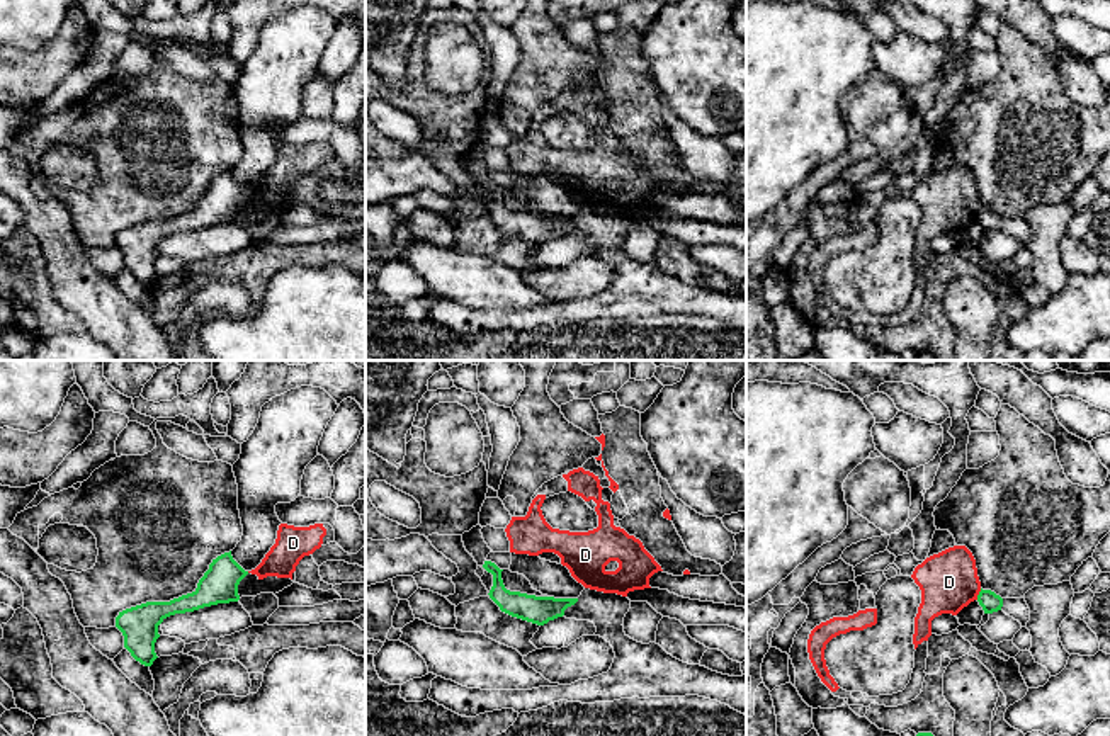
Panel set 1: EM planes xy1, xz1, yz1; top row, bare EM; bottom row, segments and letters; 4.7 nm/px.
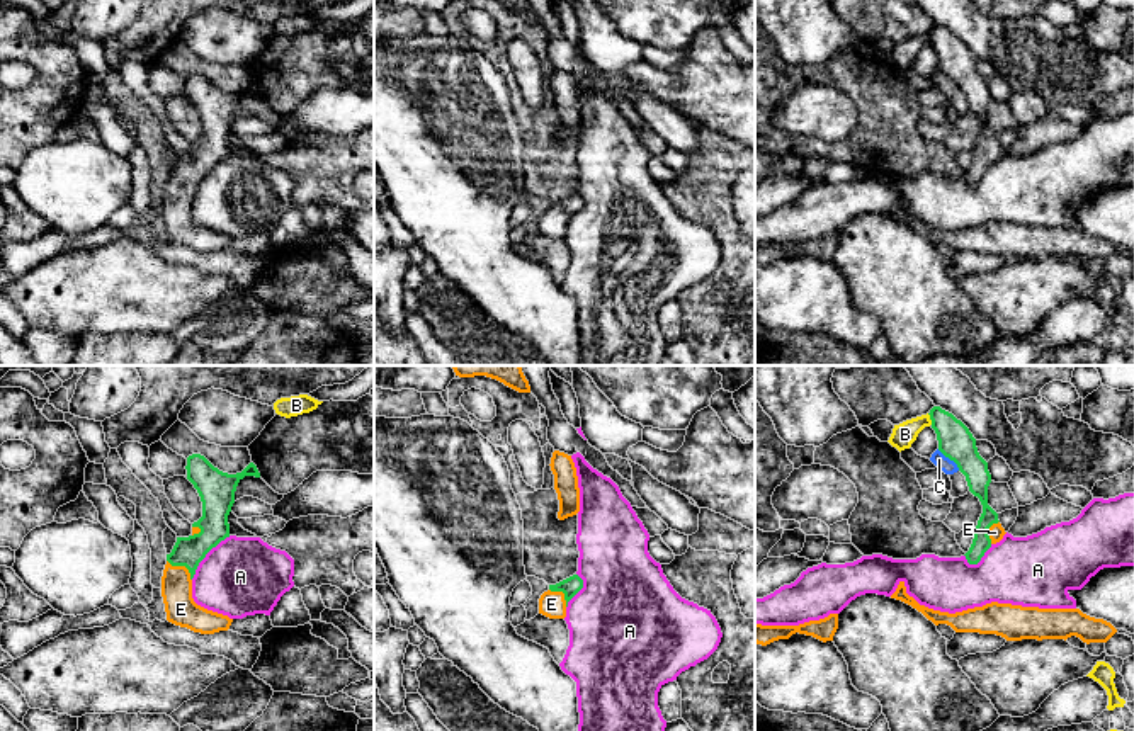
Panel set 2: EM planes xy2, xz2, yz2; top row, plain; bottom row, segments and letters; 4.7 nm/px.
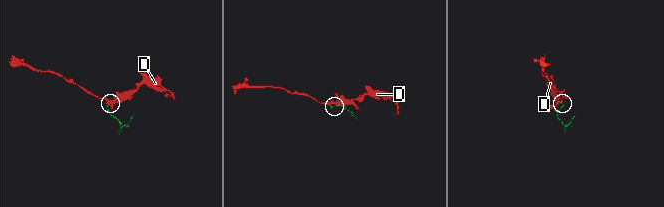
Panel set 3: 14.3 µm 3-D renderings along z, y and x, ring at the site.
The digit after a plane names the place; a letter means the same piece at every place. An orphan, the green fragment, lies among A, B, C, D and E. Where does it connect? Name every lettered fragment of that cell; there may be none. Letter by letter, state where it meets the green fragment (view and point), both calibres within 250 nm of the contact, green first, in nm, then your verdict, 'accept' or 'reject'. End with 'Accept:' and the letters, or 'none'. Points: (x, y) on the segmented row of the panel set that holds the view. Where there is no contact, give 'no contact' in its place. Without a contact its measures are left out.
A: xy2 (206, 553) | 140/380 nm | reject
B: yz2 (930, 419) | 160/110 nm | reject
C: yz2 (949, 458) | 160/70 nm | reject
D: yz1 (979, 594) | 90/280 nm | reject
E: xy2 (182, 565) | 140/150 nm | accept
Accept: E

